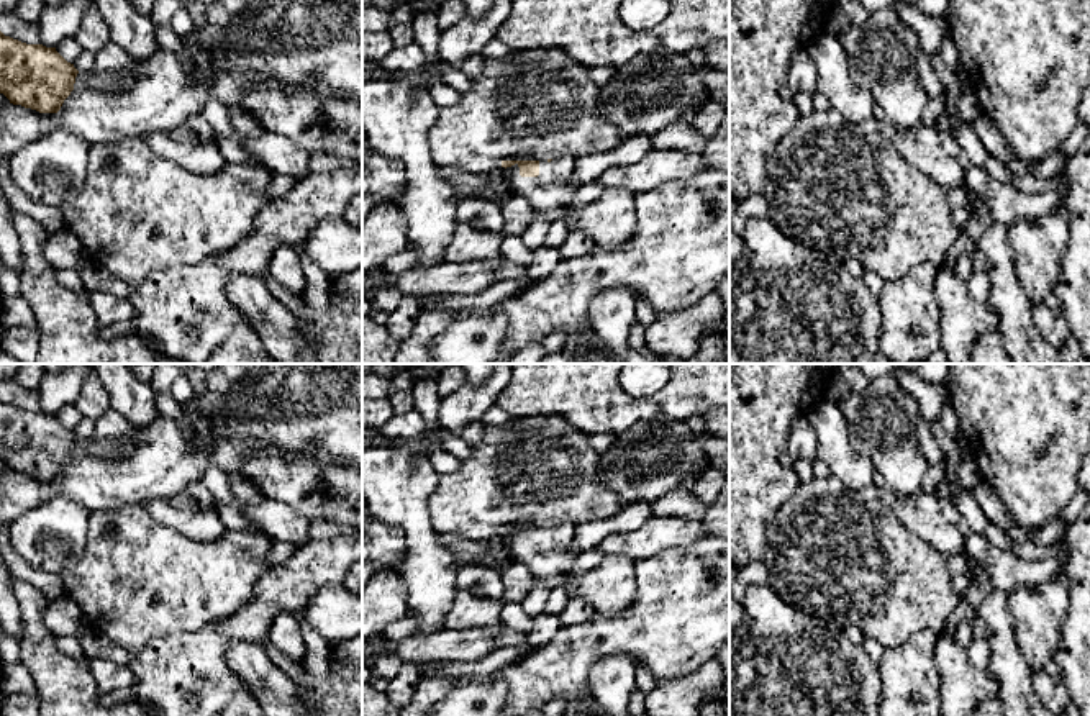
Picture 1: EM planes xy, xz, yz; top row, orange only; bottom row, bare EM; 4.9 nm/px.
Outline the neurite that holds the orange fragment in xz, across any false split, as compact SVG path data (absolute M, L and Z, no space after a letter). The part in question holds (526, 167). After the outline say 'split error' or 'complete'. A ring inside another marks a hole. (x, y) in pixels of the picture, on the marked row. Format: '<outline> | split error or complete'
M561 156L547 161L502 161L513 195L528 200L549 223L572 210L575 159Z | split error

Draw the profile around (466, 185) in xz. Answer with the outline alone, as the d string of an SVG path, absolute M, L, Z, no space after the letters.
M447 169L447 177L456 192L457 200L490 200L502 206L510 197L513 197L513 193L502 193L497 188L493 188L490 179L484 175L462 174Z

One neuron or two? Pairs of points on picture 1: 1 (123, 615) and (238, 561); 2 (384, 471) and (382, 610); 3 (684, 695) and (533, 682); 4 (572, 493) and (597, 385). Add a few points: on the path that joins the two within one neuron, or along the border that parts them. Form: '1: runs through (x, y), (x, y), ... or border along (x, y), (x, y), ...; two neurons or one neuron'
1: runs through (151, 587), (154, 584), (199, 584), (210, 580); one neuron
2: border along (390, 569), (402, 580), (405, 605); two neurons
3: border along (694, 670), (658, 684); two neurons
4: border along (551, 416), (561, 416), (589, 436); two neurons

